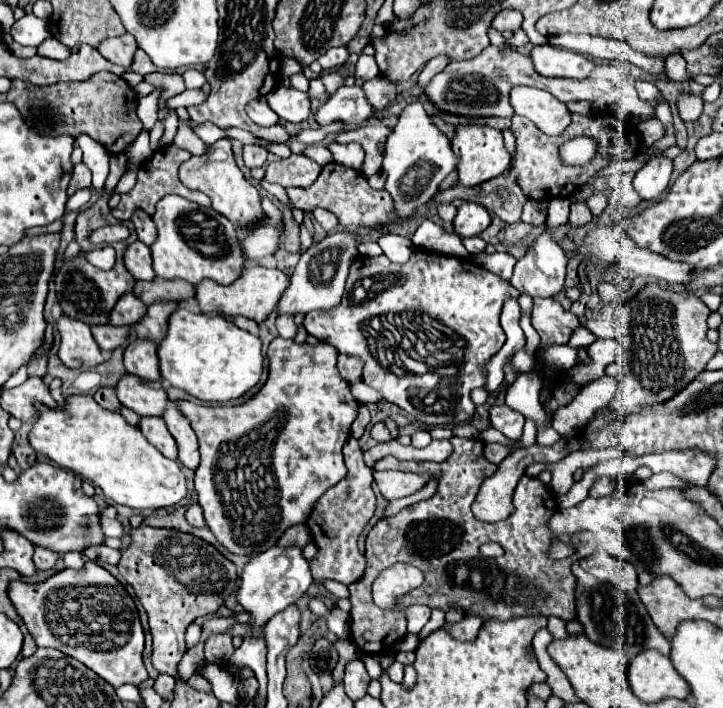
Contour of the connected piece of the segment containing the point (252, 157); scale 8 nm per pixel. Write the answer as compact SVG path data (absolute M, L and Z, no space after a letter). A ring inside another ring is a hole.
M247 144L243 146L243 160L245 160L245 166L247 168L253 168L253 166L265 166L267 162L267 150L257 146L257 144Z

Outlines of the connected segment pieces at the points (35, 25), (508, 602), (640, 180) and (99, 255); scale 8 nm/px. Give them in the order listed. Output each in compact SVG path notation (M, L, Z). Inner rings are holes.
M25 14L11 26L11 36L23 46L39 46L49 36L47 22L37 18L35 14Z
M451 438L453 444L453 454L445 462L401 462L395 456L385 456L381 458L373 470L383 470L383 468L403 468L409 472L417 474L427 474L431 480L437 480L437 492L429 500L421 500L409 508L403 508L399 514L379 520L371 532L365 538L365 558L367 558L367 568L365 574L349 586L349 602L351 602L351 640L357 644L357 648L365 654L379 654L379 650L387 650L395 644L395 640L403 638L405 628L399 628L399 610L381 610L373 598L371 598L371 584L379 576L381 566L389 566L395 562L405 562L411 566L417 566L425 574L425 582L407 592L403 598L399 598L399 604L403 608L411 604L425 604L429 608L441 608L447 610L449 606L461 606L465 612L475 612L481 618L501 618L509 620L515 616L533 616L533 614L543 614L543 616L559 616L561 620L573 620L575 618L575 576L571 574L571 564L583 556L589 556L597 550L597 542L591 532L575 532L571 536L559 536L559 542L567 542L575 548L575 552L563 560L553 560L549 556L551 548L551 538L547 530L547 520L549 516L555 514L557 510L557 498L549 492L549 488L541 480L523 476L521 482L515 488L513 494L513 514L497 524L485 524L473 518L471 514L471 502L477 496L477 490L481 482L491 476L497 466L493 466L485 456L483 456L483 444L481 440L473 438ZM481 542L497 542L505 554L501 558L485 558L479 554Z
M653 156L635 176L633 186L641 194L641 198L651 200L657 198L669 184L673 172L673 160L667 156Z
M103 246L103 248L95 248L93 252L87 254L87 260L95 266L95 268L103 268L103 270L111 270L115 264L115 250L111 246Z

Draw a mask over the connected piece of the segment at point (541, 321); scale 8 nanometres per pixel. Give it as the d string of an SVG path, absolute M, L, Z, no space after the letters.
M553 298L533 300L533 328L541 336L541 348L549 344L567 344L571 332L579 328L575 314L565 312L563 306Z

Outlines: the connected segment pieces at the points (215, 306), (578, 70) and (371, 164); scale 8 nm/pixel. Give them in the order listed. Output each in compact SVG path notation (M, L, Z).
M245 266L243 274L235 282L231 282L231 286L219 286L217 282L211 282L211 280L199 282L199 286L195 286L195 298L201 306L201 312L221 314L221 316L241 314L255 322L261 322L277 308L277 302L287 286L289 286L289 278L277 268L271 270L263 266Z
M551 44L535 46L529 56L533 60L535 70L541 76L589 78L593 70L593 62L587 56L577 54L573 50L565 50L565 48L555 48Z
M363 124L363 126L357 126L353 130L337 134L335 140L339 144L357 142L365 150L365 160L363 160L363 166L361 166L361 174L365 174L369 178L369 176L373 176L381 170L383 144L385 144L385 138L389 136L389 132L391 130L383 124Z

